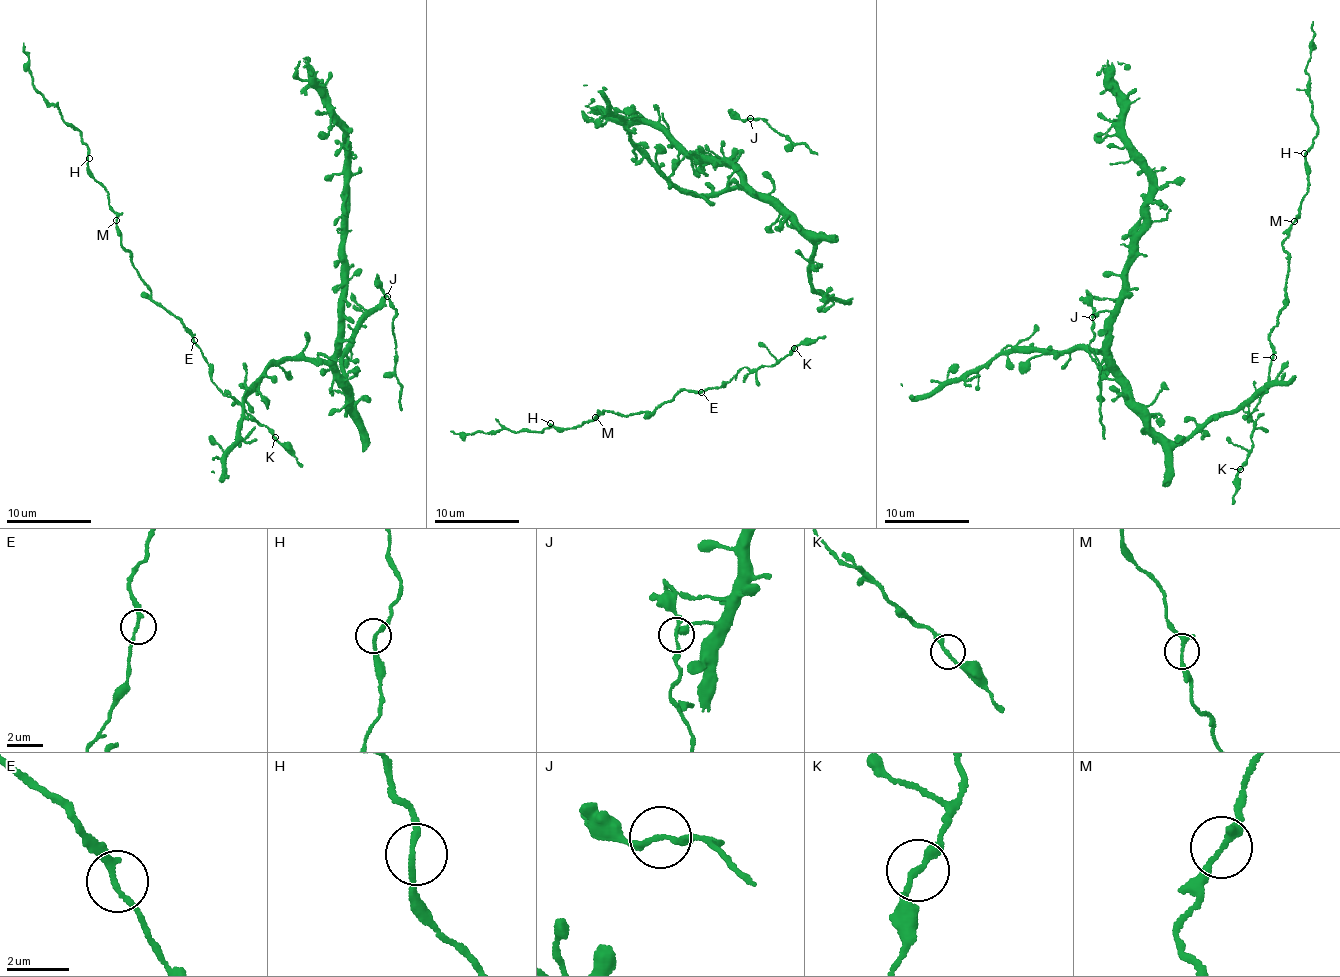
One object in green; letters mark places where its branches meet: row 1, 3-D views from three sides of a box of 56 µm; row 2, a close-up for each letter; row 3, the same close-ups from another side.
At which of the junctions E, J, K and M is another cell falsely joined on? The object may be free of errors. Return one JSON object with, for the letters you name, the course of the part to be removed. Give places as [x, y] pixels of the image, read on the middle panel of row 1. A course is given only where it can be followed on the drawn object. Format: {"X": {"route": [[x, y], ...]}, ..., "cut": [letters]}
{"cut": []}

